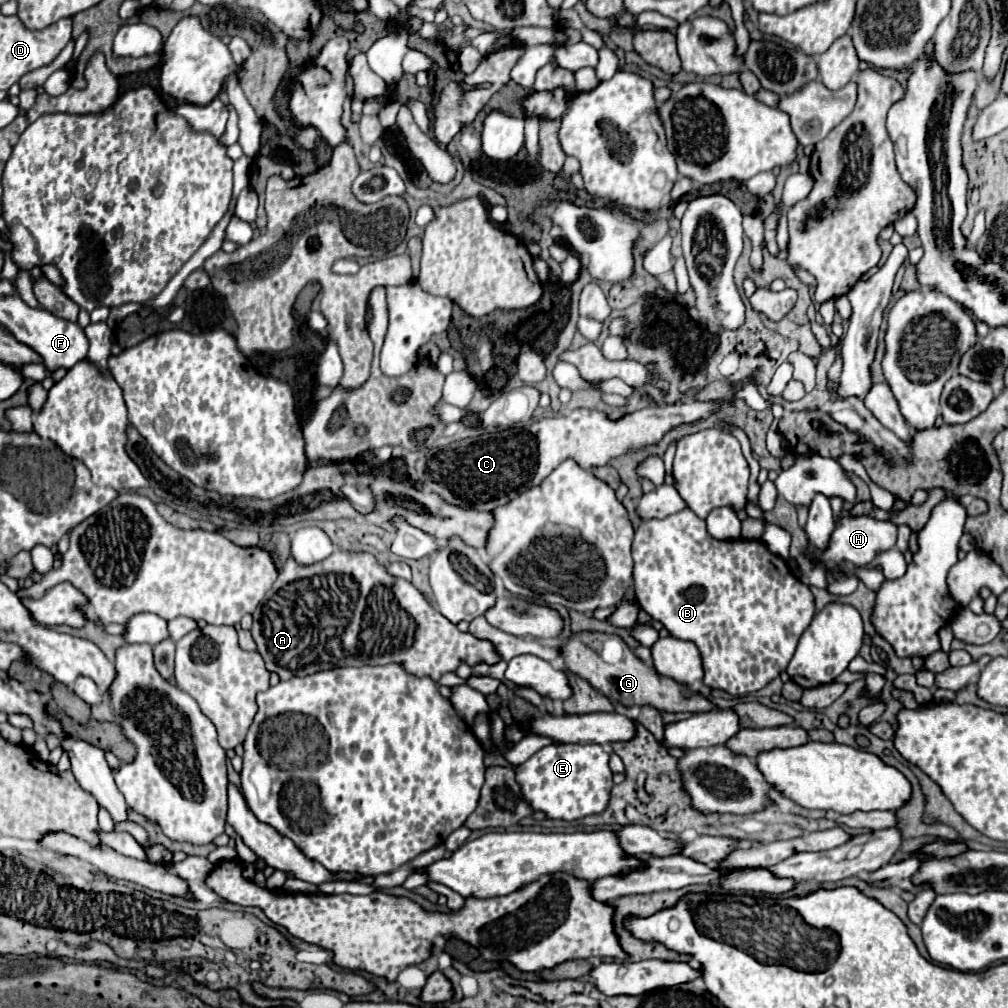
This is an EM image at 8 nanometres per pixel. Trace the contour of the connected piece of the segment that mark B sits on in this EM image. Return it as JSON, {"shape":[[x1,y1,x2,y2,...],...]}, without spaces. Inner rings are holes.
{"shape":[[684,508,668,518,662,518,662,520,644,520,634,534,632,558,634,558,634,590,636,590,636,598,638,598,640,606,644,608,644,612,650,614,654,620,662,622,674,638,694,642,702,654,702,660,704,660,704,684,714,690,716,688,726,690,732,696,744,696,744,694,756,692,756,690,764,688,770,680,774,680,782,670,786,670,786,666,796,650,798,638,802,636,802,632,808,628,808,624,814,618,814,596,812,596,810,588,804,582,800,582,792,574,788,564,780,556,772,554,762,540,744,540,744,538,716,540,706,532,706,522,702,518,698,518,690,508]]}

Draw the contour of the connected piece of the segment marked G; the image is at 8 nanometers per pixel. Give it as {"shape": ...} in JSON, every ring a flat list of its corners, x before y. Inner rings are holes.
{"shape":[[582,632,582,634,574,634,570,638,570,642,562,648,562,658,566,660,566,666,570,672,578,674,580,678,588,680,596,690,604,692,612,702,622,704,622,706,652,706,660,712,690,712,690,714,698,714,698,712,710,712,710,710,718,710,716,704,712,704,708,698,704,698,698,692,692,692,688,686,674,682,672,678,664,678,656,672,654,666,644,664,640,658,634,656,634,652,624,646,624,656,620,662,616,664,608,664,602,660,600,652,602,652,602,644,608,636,604,634,592,634,592,632]]}

